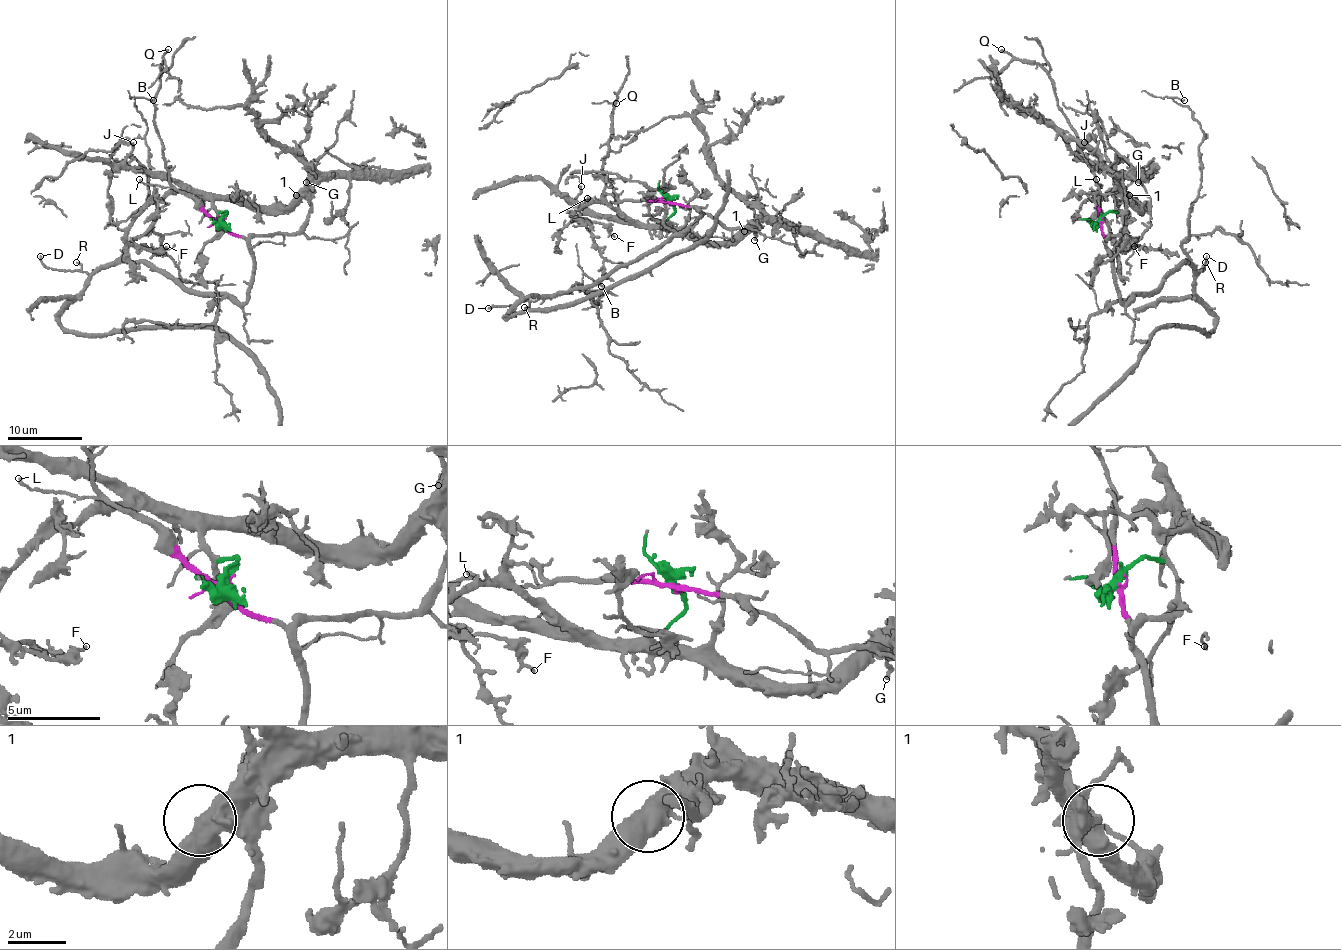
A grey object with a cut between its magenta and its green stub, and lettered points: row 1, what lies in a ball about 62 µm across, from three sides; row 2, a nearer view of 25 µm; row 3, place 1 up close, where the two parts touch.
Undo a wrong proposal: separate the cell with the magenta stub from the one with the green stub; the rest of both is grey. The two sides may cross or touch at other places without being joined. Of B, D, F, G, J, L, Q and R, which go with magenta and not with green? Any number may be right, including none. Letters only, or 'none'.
B, D, L, Q, R

